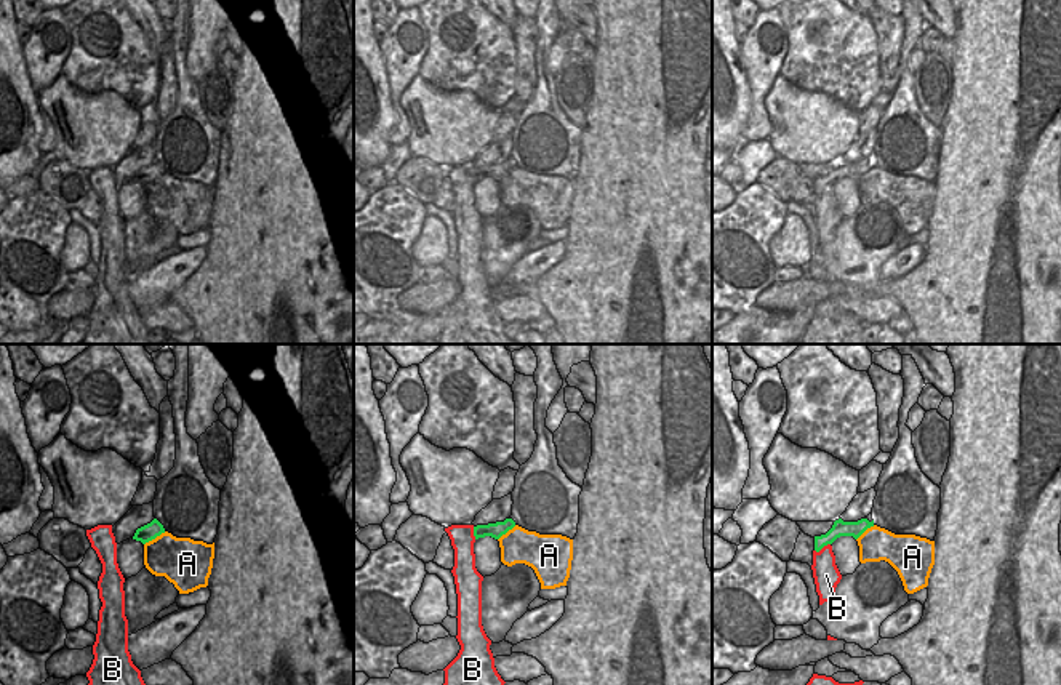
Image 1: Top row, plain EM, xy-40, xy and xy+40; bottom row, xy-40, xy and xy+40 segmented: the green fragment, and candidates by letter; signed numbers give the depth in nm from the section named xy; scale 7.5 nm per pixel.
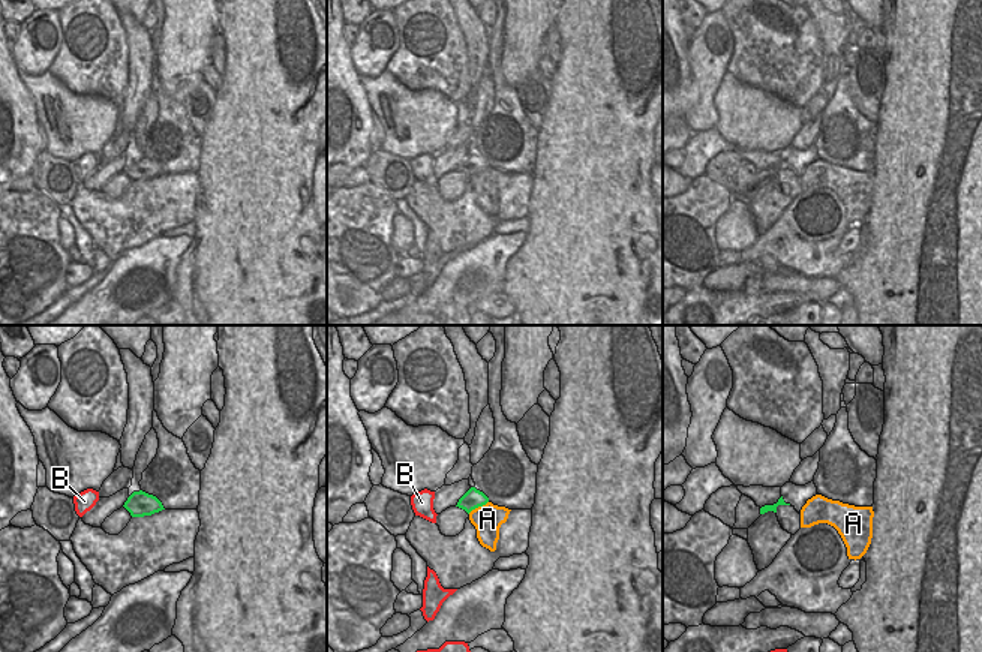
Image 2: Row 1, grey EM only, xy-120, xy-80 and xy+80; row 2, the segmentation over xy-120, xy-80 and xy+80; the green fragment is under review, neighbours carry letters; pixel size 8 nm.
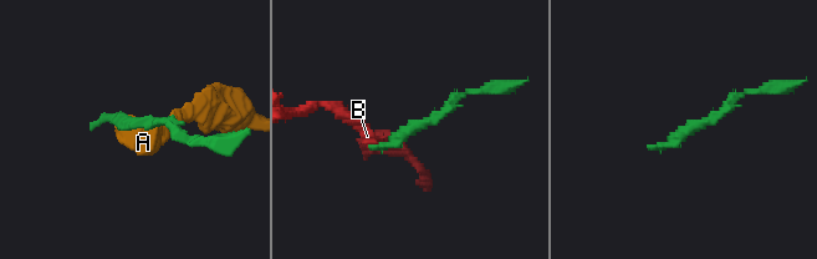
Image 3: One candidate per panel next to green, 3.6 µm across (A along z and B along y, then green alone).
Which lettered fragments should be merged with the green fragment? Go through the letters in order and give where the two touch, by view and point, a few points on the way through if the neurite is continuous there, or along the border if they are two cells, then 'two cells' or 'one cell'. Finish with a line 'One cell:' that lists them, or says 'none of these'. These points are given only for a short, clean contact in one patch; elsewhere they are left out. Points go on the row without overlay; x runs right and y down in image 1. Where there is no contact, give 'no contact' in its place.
A: xy-40 (154, 180) | along xy-40 (165, 173), (144, 186) | two cells
B: xy+40 (821, 189) | along xy+40 (829, 184), (815, 192) | two cells
One cell: none of these

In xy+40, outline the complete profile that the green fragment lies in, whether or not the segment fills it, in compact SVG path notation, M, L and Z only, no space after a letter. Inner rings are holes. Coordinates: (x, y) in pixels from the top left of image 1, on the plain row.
M861 160L858 163L835 162L832 170L821 178L815 178L815 192L819 194L824 187L832 186L840 178L853 178L858 181L867 170L874 168L874 162Z

